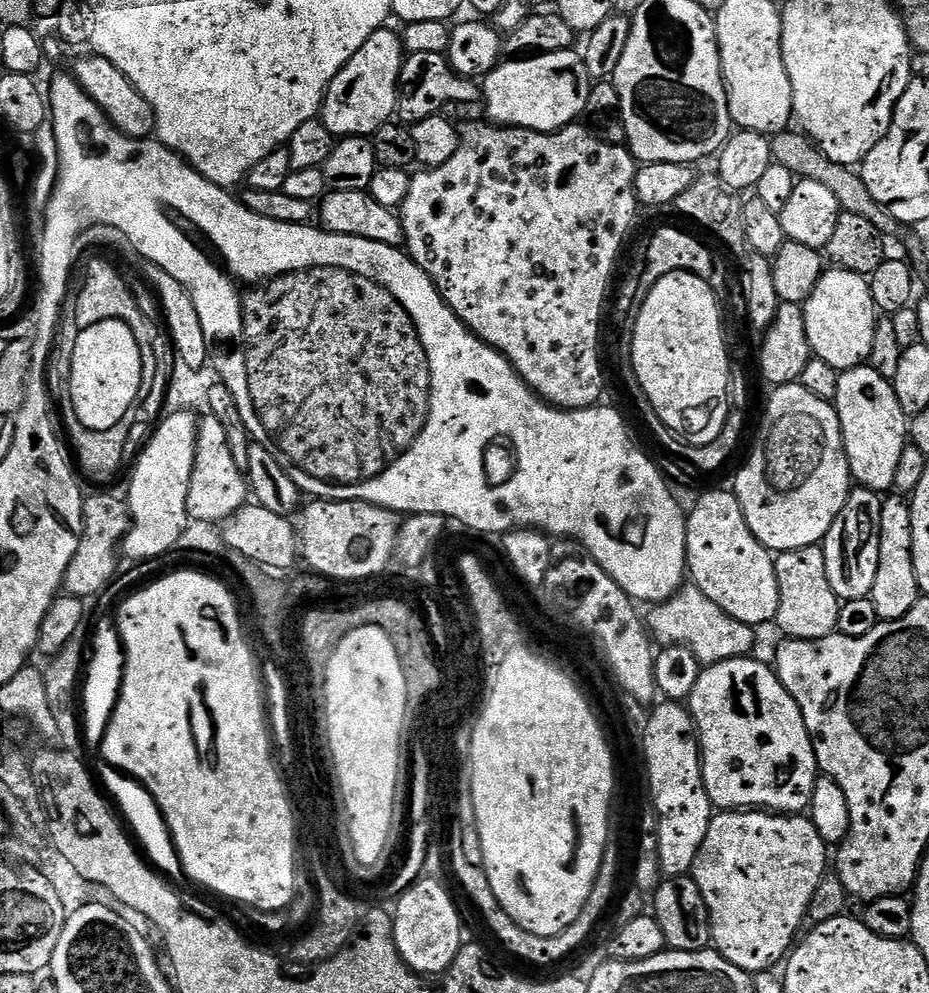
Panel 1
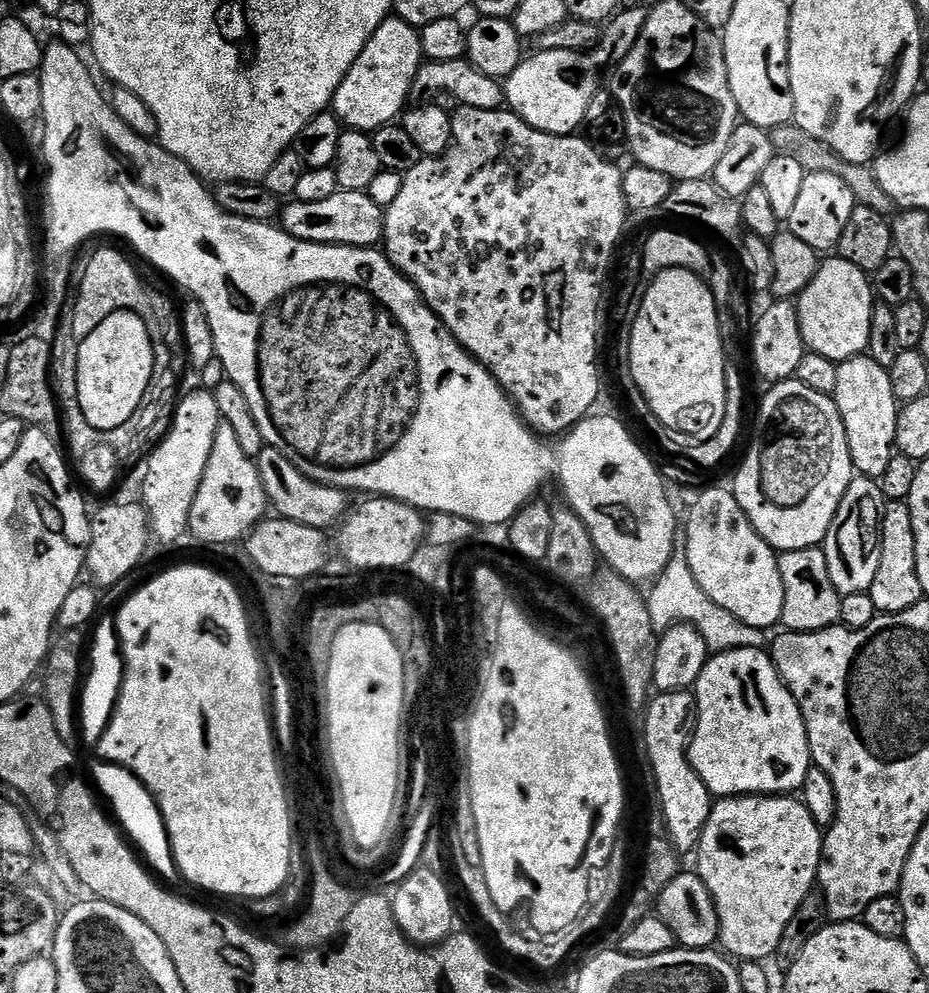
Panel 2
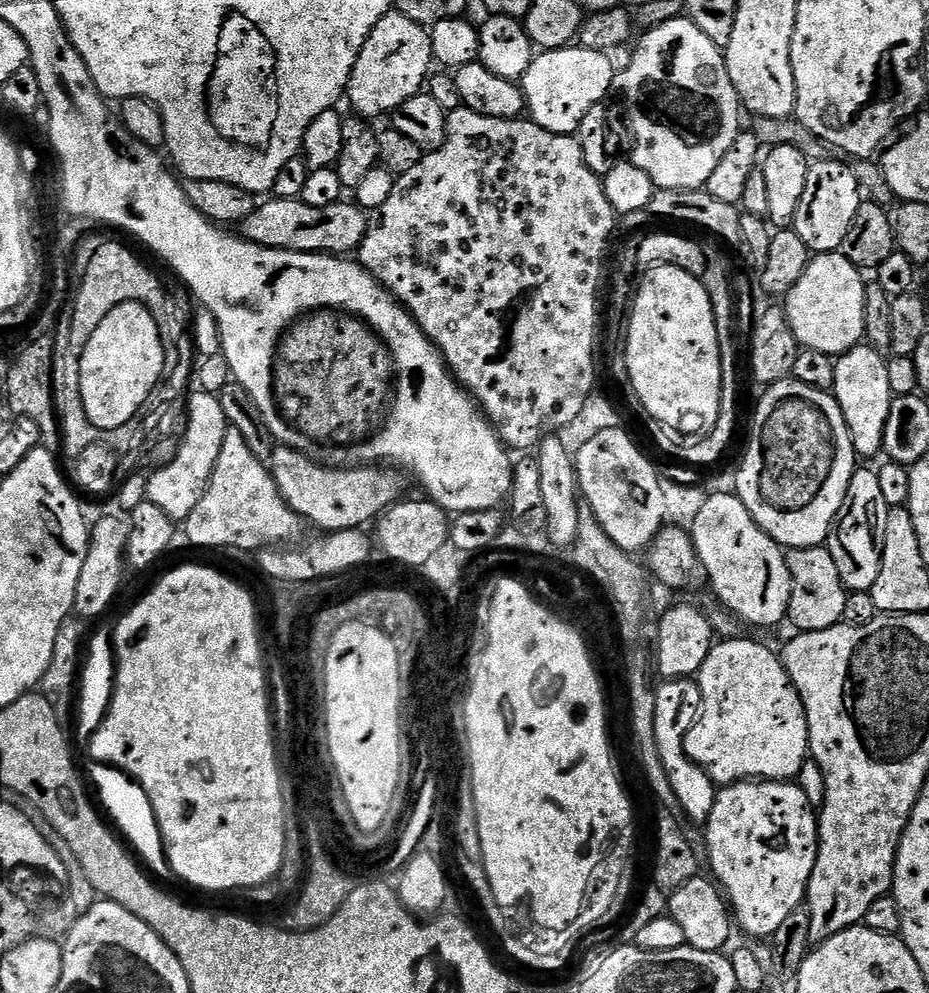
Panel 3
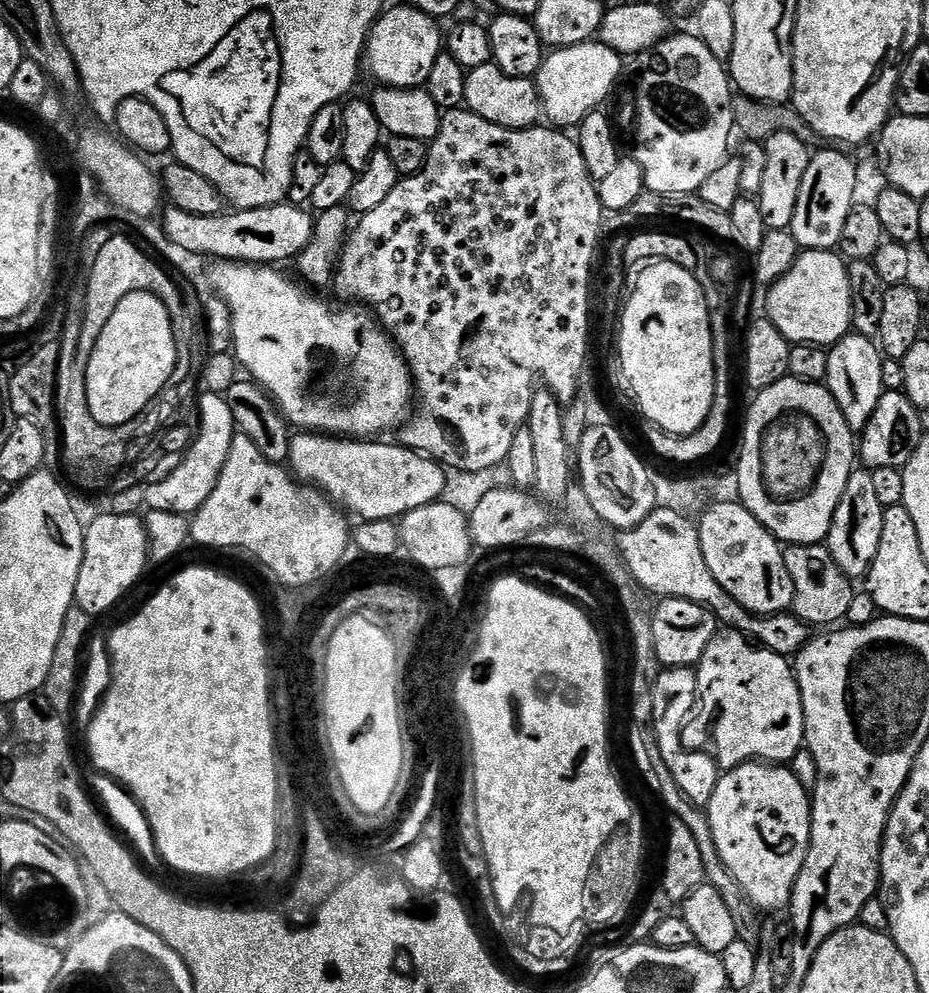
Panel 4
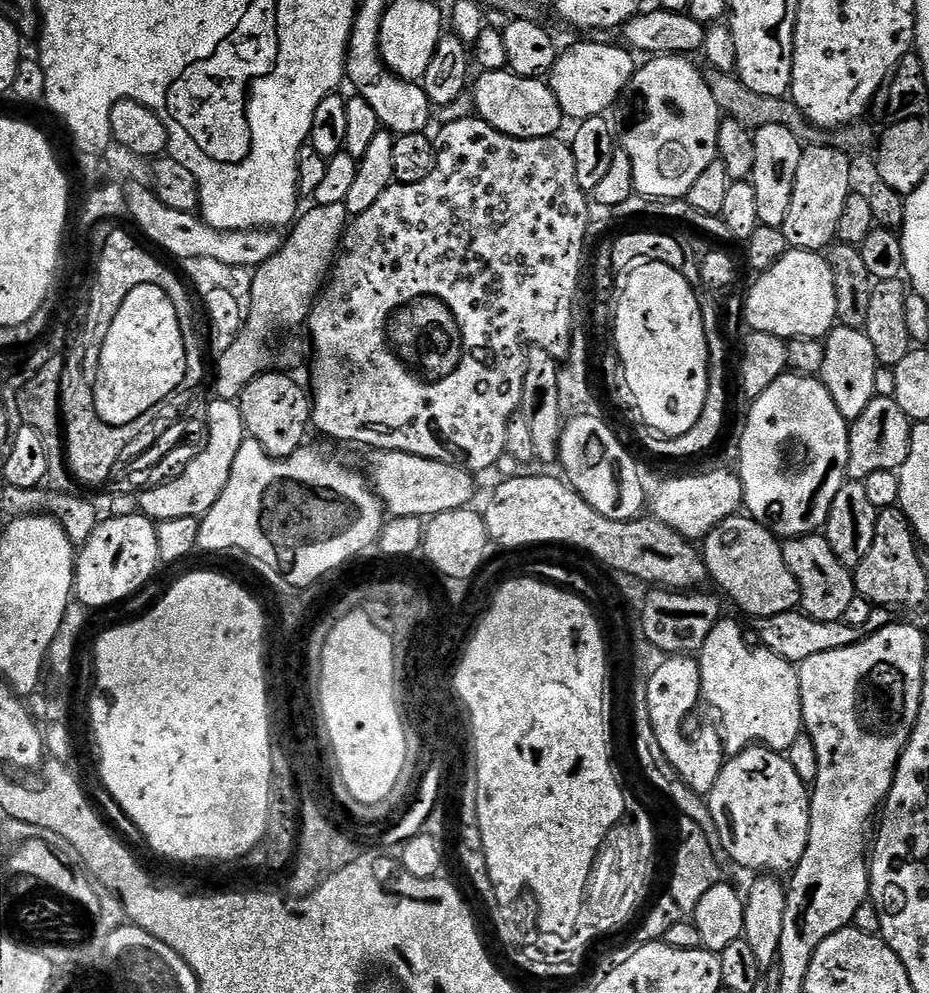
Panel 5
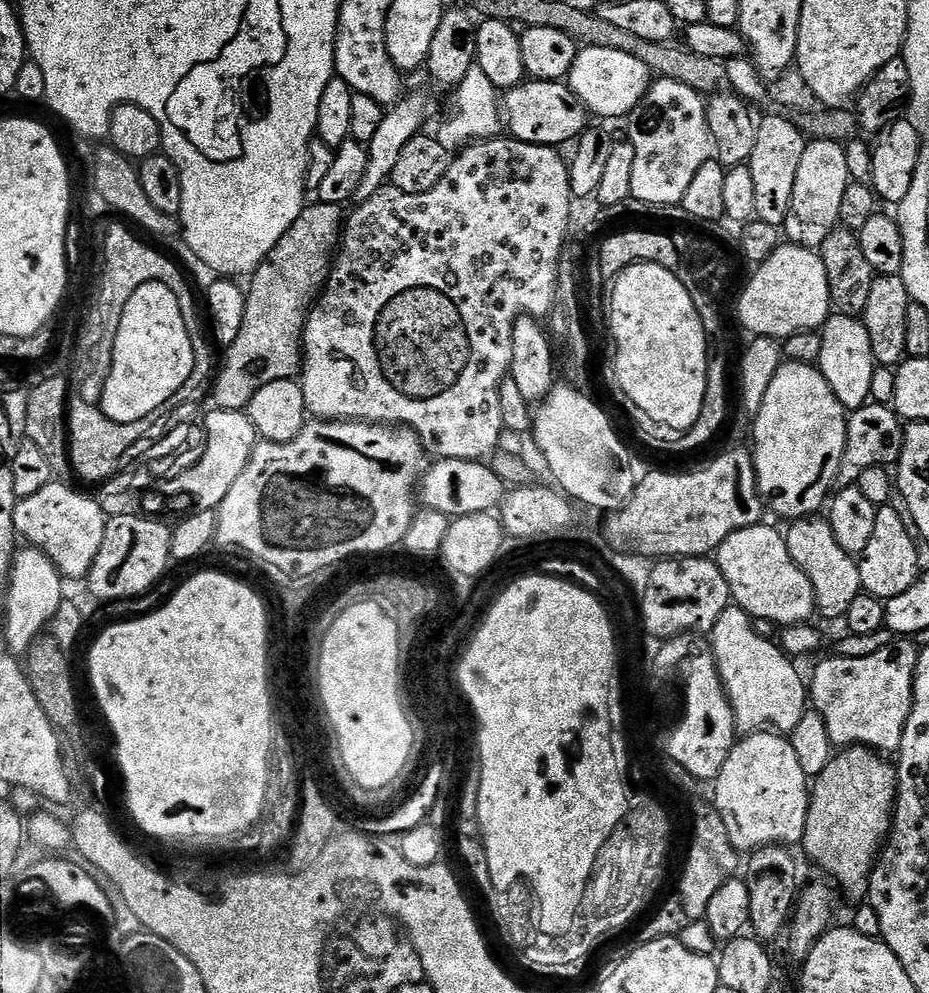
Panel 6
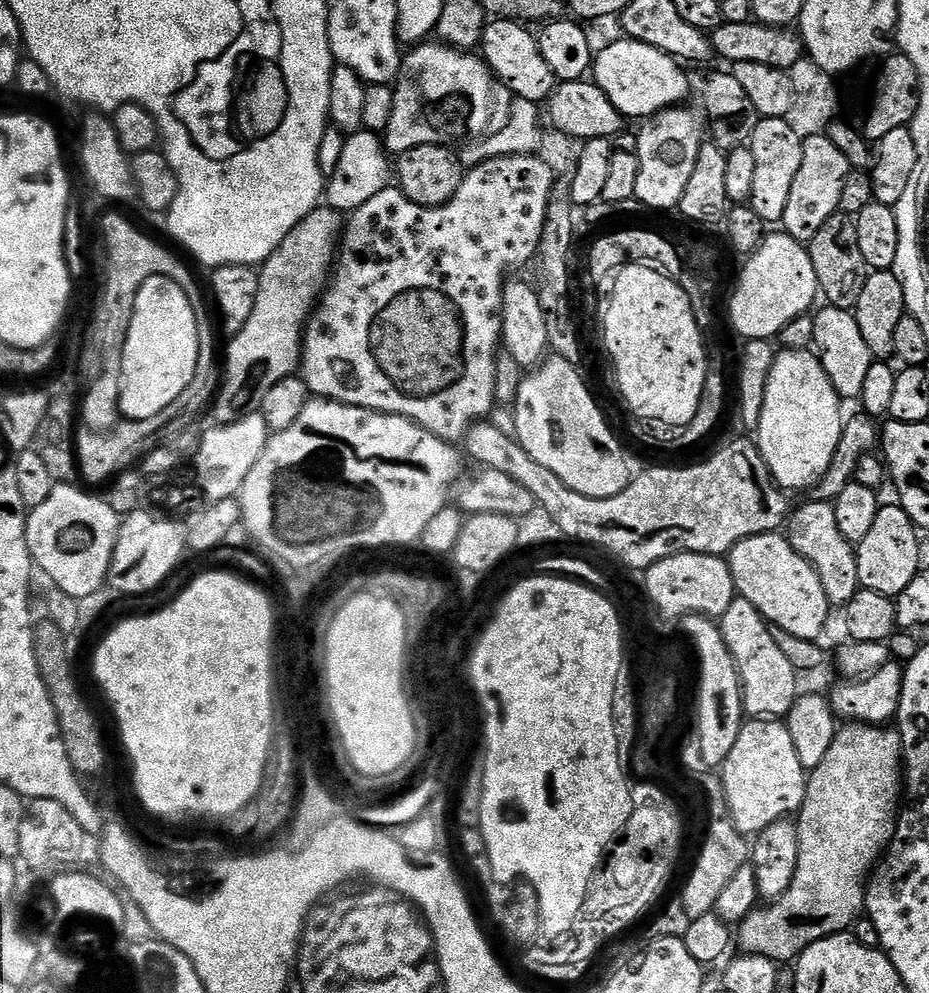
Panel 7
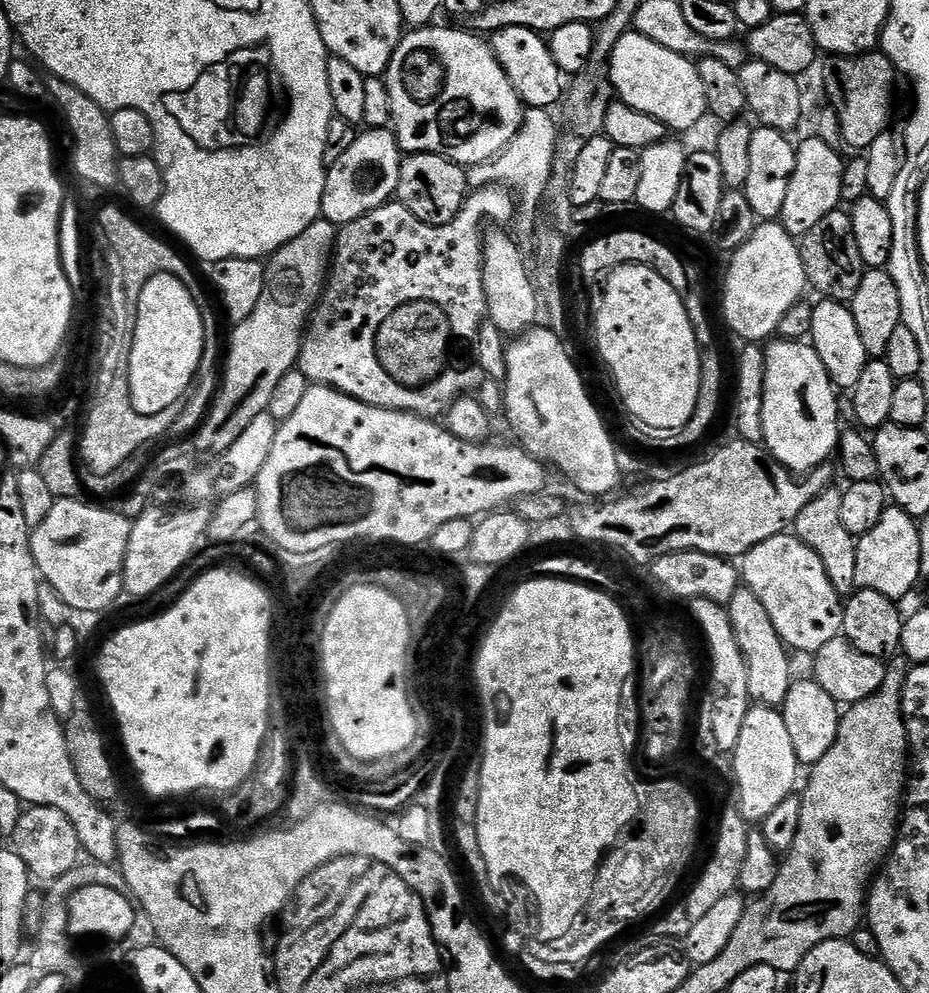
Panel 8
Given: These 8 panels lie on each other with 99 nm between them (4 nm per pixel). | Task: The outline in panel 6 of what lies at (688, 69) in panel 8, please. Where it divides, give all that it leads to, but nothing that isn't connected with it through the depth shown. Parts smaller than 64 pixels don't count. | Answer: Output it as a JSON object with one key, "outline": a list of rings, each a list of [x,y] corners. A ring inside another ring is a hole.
{"outline":[[[581,47],[576,53],[574,66],[567,74],[566,83],[593,117],[624,118],[634,112],[637,105],[647,97],[648,86],[653,79],[646,62],[638,62],[634,54],[622,54],[622,50]]]}

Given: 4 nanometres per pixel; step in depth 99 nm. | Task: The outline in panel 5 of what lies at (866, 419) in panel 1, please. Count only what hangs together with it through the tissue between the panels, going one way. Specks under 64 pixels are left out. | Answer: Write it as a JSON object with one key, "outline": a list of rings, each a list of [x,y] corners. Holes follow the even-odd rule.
{"outline":[[[837,326],[828,333],[824,340],[826,346],[826,362],[822,362],[819,379],[828,387],[838,410],[844,419],[851,422],[860,417],[862,410],[870,406],[876,395],[876,374],[878,361],[874,342],[870,342],[867,331],[858,328]]]}

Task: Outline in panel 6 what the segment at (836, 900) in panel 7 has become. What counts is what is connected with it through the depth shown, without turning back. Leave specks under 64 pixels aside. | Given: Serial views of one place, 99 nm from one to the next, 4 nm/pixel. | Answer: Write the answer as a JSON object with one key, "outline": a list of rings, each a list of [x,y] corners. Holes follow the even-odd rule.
{"outline":[[[845,747],[833,755],[822,774],[814,777],[808,797],[802,849],[856,902],[867,897],[868,879],[892,830],[898,772],[884,760],[875,748]]]}

